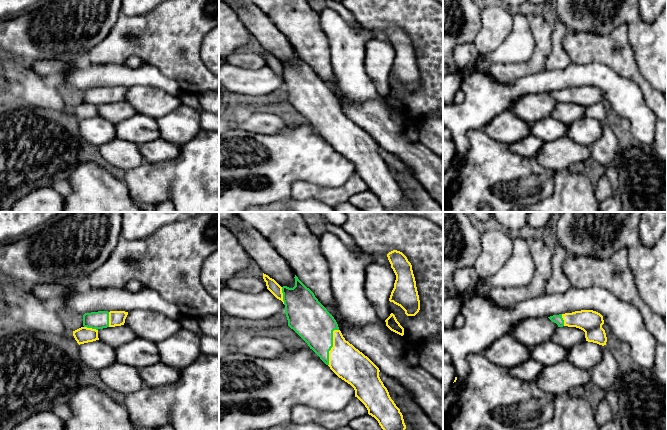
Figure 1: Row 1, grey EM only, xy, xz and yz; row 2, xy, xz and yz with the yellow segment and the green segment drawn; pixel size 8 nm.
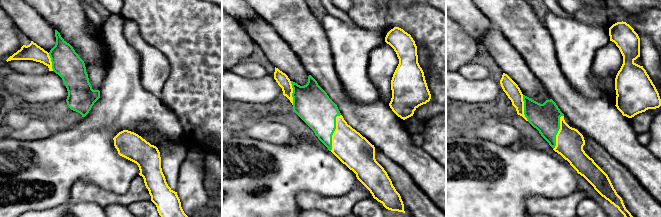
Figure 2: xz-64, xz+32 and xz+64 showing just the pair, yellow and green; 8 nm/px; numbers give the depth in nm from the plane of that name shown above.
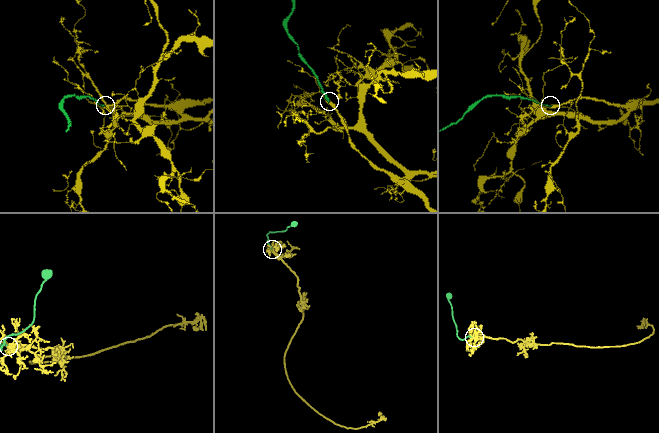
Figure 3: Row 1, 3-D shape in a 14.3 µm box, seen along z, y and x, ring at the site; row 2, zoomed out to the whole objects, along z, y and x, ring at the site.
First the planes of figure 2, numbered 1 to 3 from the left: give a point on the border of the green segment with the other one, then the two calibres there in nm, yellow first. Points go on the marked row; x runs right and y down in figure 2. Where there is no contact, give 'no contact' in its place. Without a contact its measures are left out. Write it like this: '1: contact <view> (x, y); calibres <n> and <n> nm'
1: contact xz-64 (51, 62); calibres 130 and 220 nm
2: contact xz+32 (334, 132); calibres 280 and 280 nm
3: contact xz+64 (558, 132); calibres 220 and 220 nm

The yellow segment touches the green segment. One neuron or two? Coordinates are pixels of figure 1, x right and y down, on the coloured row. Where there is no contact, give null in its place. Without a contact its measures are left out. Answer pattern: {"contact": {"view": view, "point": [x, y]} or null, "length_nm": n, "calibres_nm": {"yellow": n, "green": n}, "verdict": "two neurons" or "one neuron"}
{"contact": {"view": "xz", "point": [333, 346]}, "length_nm": 300, "calibres_nm": {"yellow": 280, "green": 300}, "verdict": "one neuron"}

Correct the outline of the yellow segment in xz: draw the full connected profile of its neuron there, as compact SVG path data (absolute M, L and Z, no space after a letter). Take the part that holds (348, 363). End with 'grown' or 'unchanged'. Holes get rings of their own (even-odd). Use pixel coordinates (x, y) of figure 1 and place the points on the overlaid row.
M263 273L267 289L285 305L288 326L293 329L320 359L342 380L350 384L357 397L383 430L405 430L403 415L391 399L379 377L379 368L362 352L345 340L334 317L318 301L314 293L295 275L295 286L281 287L274 279Z; grown

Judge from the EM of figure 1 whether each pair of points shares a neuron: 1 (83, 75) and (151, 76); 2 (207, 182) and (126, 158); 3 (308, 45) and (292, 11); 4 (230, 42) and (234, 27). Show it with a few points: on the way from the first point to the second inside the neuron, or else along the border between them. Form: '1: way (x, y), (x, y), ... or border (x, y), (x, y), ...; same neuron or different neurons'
1: way (100, 75), (134, 76); same neuron
2: border (145, 161), (124, 171); different neurons
3: way (306, 37), (296, 19); same neuron
4: way (230, 38), (230, 31); same neuron

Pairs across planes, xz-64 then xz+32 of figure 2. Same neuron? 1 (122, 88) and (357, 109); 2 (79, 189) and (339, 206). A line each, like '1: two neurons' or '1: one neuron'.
1: two neurons
2: one neuron

